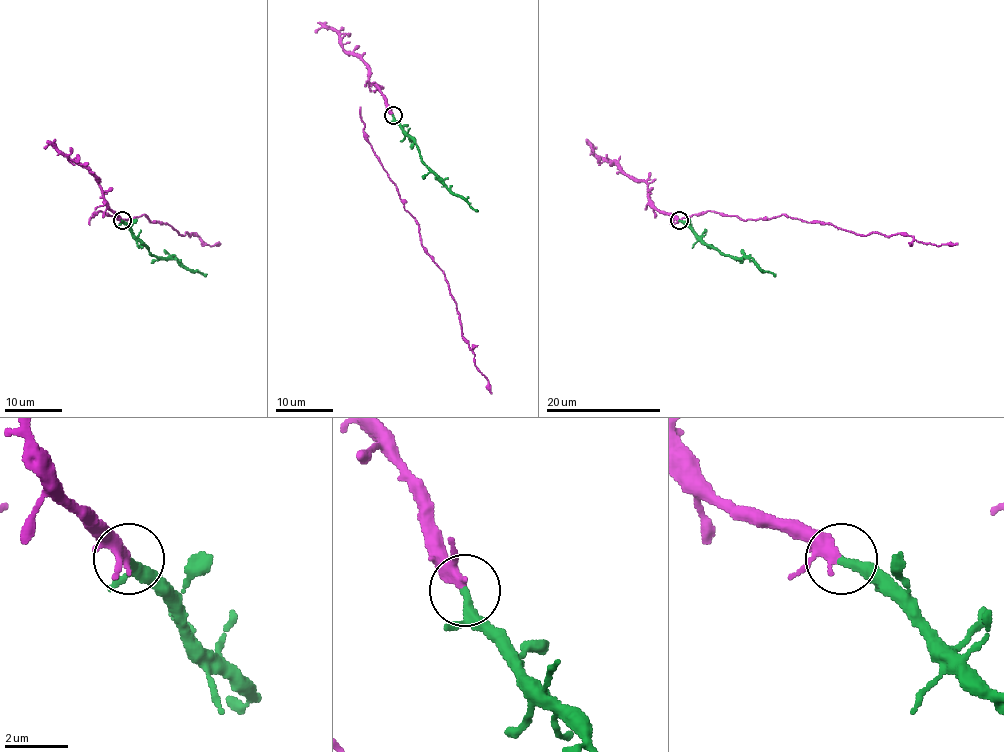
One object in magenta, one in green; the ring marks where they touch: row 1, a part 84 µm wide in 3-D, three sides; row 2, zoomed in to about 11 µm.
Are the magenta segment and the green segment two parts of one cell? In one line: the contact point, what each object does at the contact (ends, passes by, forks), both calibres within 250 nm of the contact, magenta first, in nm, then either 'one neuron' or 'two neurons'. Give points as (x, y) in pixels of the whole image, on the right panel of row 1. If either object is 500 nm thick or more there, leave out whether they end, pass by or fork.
place (679, 220); magenta passes by; green passes by; calibres 320 and 220 nm; one neuron

